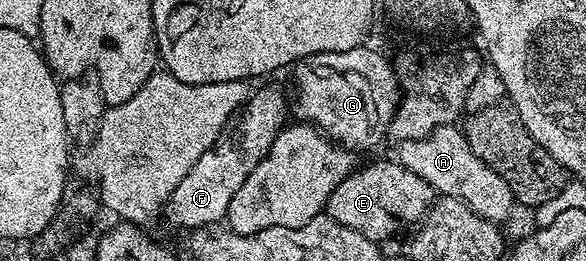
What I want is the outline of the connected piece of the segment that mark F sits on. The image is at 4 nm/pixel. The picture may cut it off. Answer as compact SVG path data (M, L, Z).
M266 91L263 95L251 94L249 101L252 103L248 112L240 115L242 121L242 143L235 145L231 151L218 151L211 149L205 151L184 173L184 181L176 185L176 189L170 195L168 215L178 227L198 227L194 229L206 229L209 223L223 222L226 219L226 211L232 205L232 197L236 197L236 189L248 181L252 169L264 161L264 157L272 149L276 137L287 126L286 111L288 115L288 99L278 91Z

